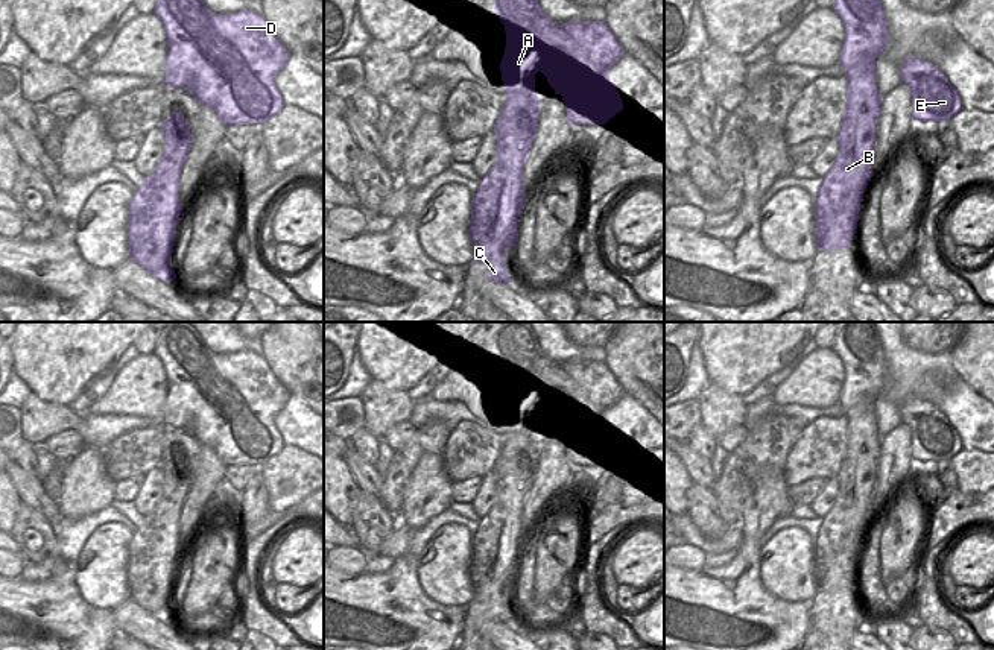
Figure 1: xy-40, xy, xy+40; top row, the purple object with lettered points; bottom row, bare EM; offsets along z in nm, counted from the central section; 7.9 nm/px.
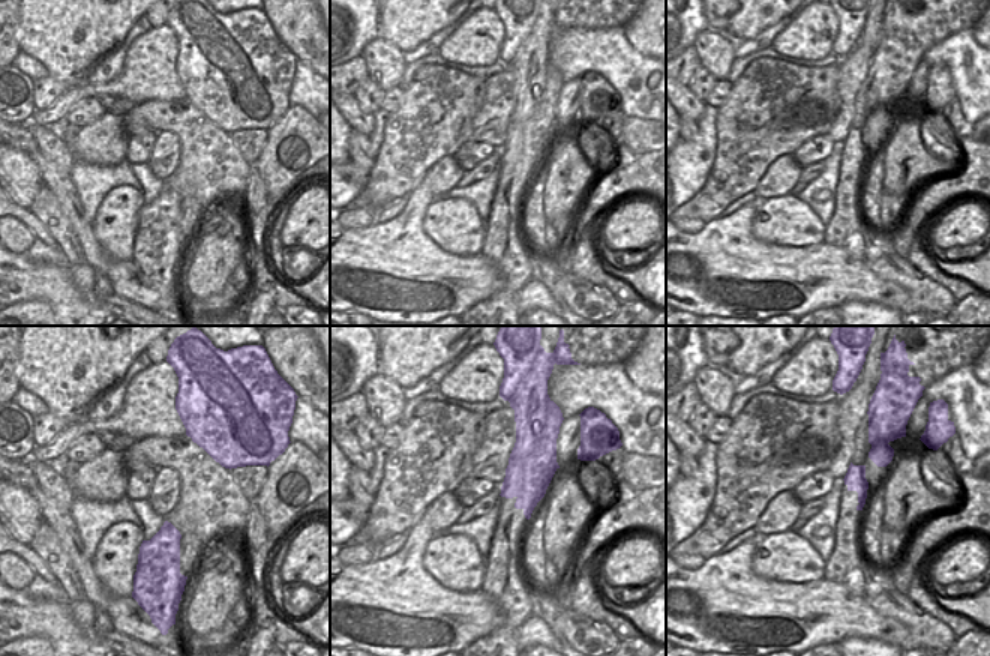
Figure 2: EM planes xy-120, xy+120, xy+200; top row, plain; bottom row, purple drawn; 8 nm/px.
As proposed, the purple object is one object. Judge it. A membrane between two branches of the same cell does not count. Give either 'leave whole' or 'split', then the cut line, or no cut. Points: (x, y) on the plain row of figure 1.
split; cut in xy along (537, 457), (529, 460), (509, 457), (496, 465)

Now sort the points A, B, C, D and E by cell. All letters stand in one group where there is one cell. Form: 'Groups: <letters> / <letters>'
Groups: A D E / B C

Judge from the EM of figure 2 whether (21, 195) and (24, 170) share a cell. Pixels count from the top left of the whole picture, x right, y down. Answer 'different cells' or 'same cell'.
same cell

